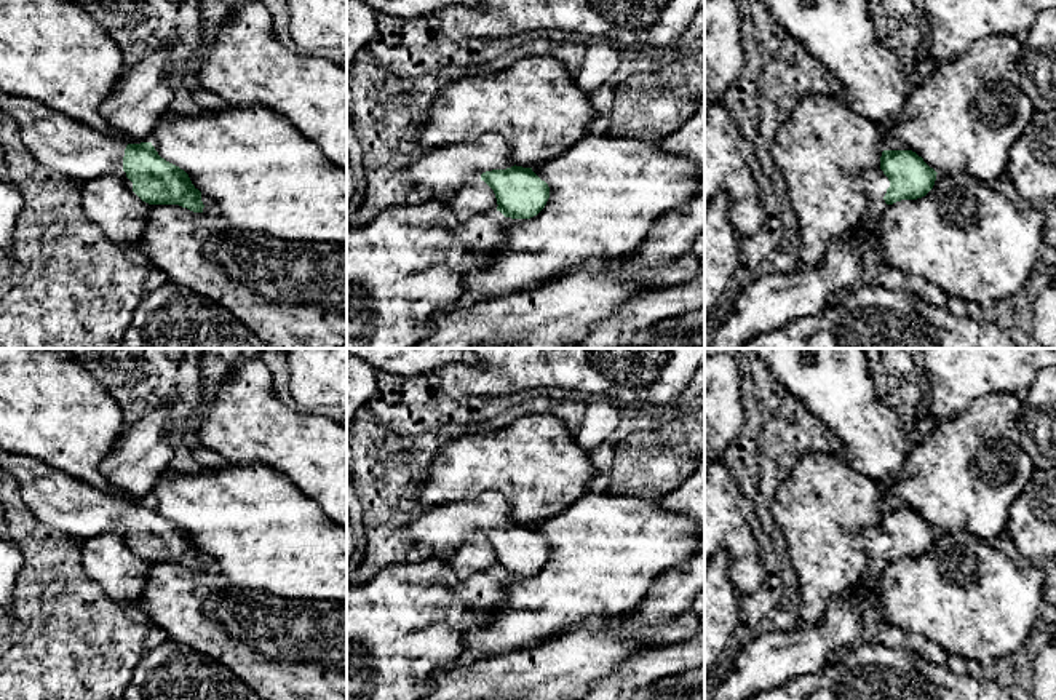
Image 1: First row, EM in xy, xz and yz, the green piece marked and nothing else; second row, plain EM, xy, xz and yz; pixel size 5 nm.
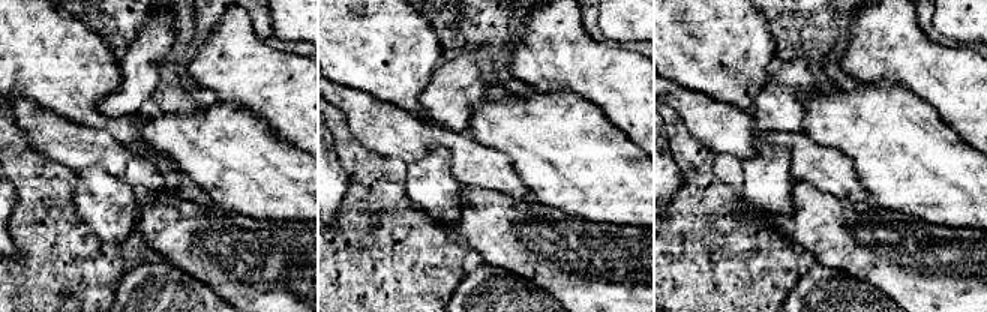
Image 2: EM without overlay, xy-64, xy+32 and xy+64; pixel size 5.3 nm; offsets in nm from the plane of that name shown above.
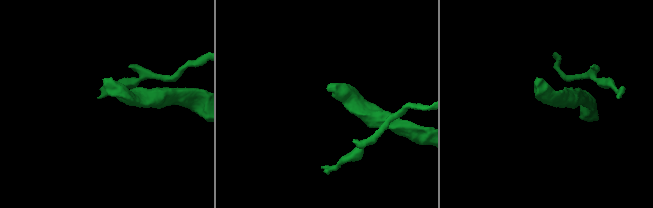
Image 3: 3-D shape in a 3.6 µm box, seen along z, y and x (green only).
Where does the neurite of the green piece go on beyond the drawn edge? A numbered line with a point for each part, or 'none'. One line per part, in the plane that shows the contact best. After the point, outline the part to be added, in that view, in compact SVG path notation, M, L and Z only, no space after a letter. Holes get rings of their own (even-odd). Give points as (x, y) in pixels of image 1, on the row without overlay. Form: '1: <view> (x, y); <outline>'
1: xz (441, 528); M498 492L428 508L419 519L406 524L401 532L412 545L427 545L431 559L446 563L452 550L492 527L514 524L508 502Z

